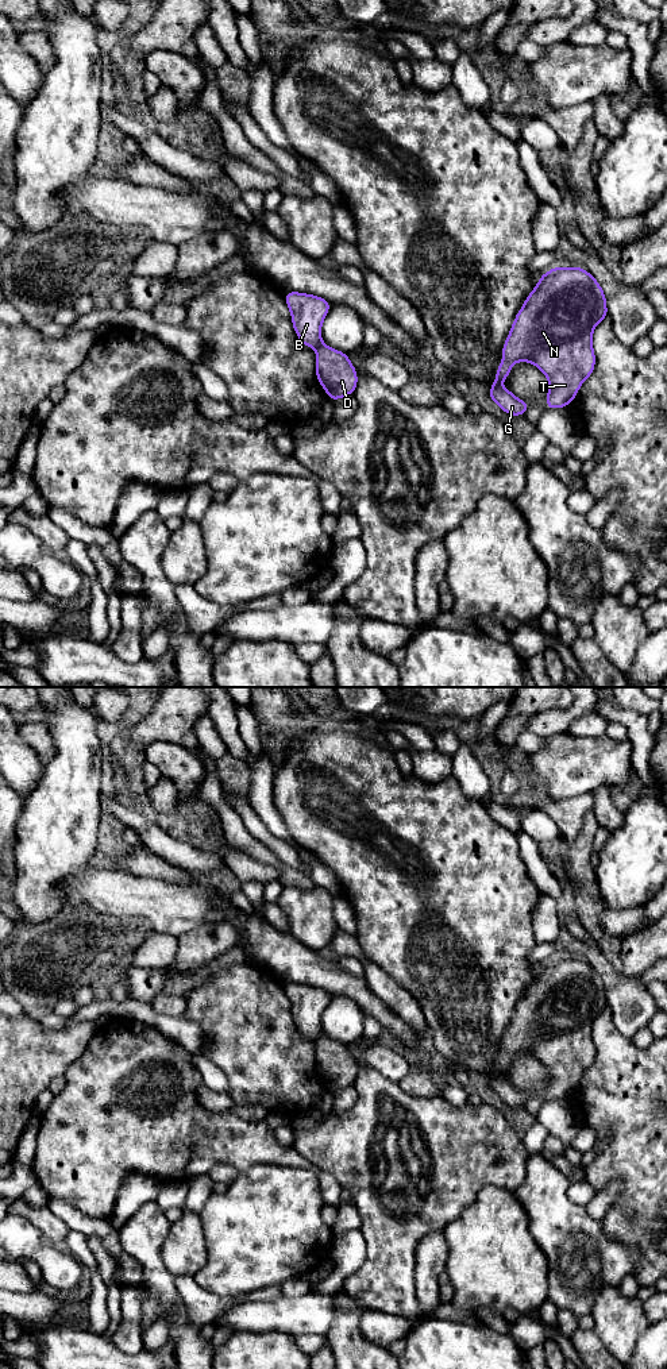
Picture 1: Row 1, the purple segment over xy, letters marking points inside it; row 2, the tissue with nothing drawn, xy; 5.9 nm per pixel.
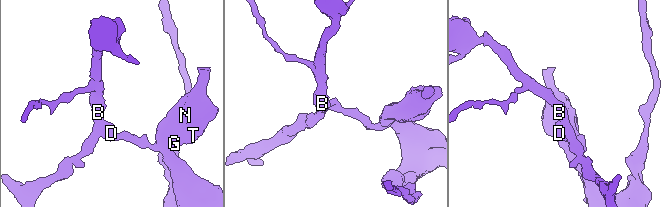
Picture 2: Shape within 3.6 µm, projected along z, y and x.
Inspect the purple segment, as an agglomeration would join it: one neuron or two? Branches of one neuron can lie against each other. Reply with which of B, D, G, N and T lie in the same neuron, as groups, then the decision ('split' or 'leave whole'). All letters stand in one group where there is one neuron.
B / D G N T; split

